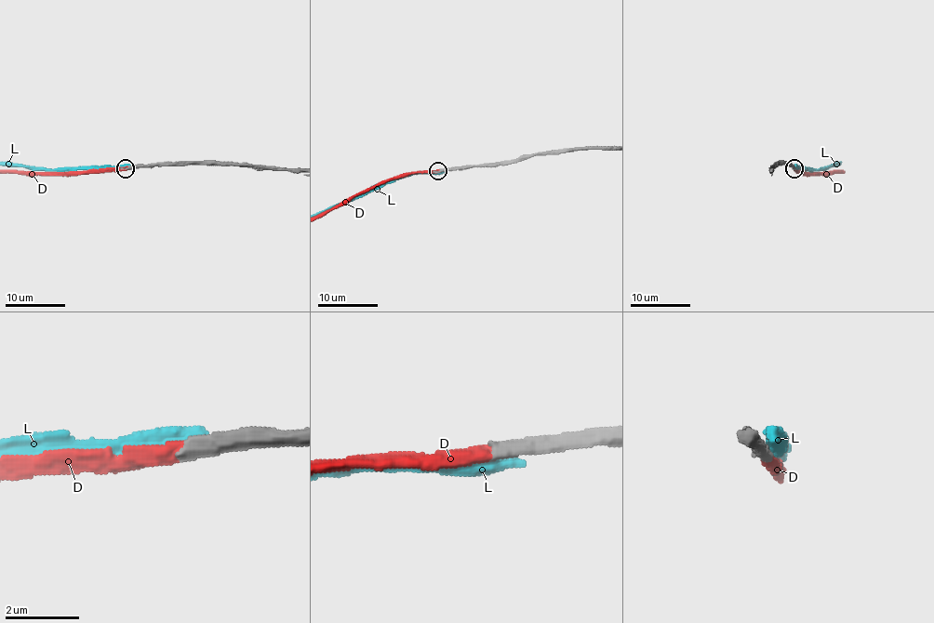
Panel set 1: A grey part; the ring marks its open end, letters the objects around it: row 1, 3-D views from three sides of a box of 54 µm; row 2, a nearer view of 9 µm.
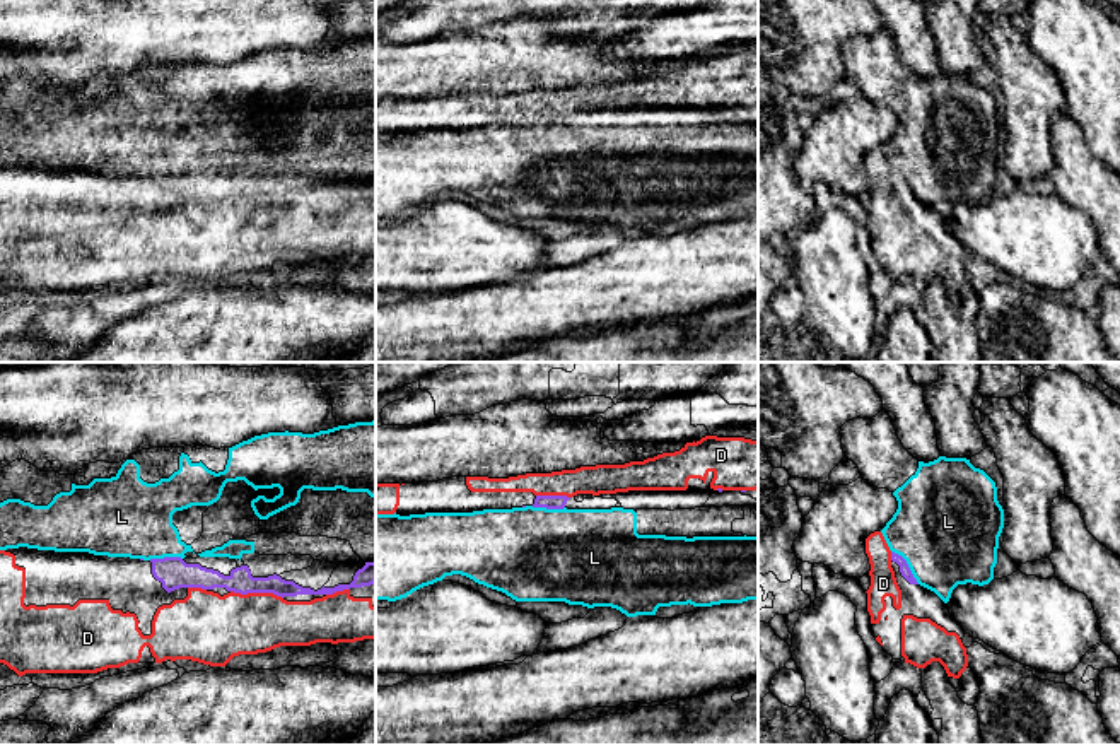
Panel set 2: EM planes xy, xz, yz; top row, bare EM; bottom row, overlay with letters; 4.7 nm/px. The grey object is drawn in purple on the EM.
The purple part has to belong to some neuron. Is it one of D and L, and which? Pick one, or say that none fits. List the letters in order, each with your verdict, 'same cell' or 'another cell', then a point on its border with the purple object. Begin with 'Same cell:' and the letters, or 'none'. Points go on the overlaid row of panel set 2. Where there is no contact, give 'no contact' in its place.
Same cell: D
D: same cell | xy (256, 592)
L: another cell | yz (907, 566)

